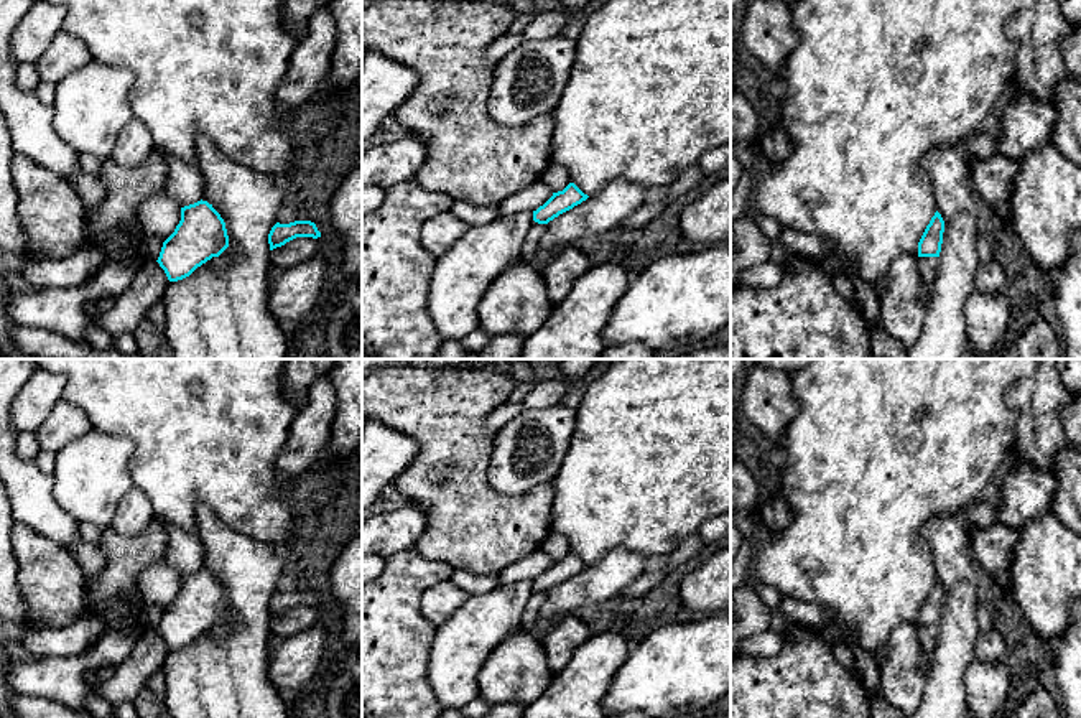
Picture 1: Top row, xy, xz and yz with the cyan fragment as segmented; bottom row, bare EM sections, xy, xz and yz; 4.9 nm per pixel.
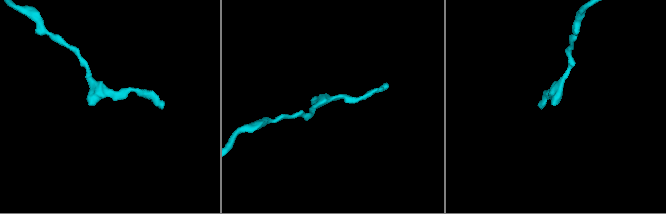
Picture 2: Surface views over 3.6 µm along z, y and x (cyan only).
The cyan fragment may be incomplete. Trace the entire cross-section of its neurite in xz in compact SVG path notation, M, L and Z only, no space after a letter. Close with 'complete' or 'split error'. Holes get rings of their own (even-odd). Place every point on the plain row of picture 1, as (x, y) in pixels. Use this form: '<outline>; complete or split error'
M625 547L610 548L591 565L569 552L533 580L533 590L546 594L540 616L559 619L617 598L645 570L647 558Z; split error

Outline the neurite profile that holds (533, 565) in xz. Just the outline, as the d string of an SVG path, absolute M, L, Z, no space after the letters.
M540 548L528 557L508 565L503 568L500 575L500 586L517 583L522 580L536 580L540 575L543 575L550 566L553 565L553 560Z

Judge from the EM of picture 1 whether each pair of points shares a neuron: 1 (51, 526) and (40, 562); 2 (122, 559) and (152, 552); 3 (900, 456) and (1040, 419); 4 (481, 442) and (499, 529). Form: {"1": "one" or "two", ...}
{"1": "two", "2": "one", "3": "two", "4": "one"}

